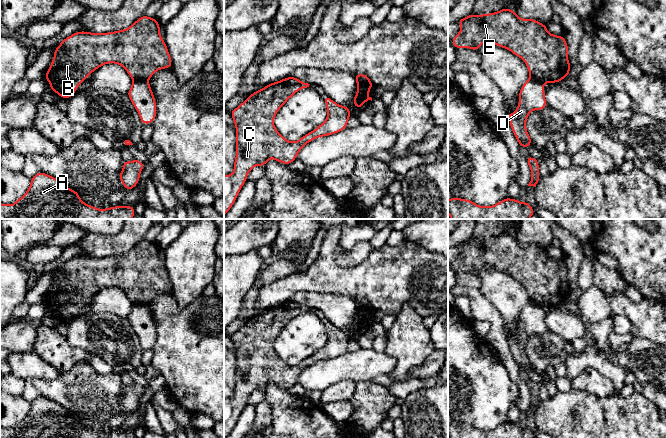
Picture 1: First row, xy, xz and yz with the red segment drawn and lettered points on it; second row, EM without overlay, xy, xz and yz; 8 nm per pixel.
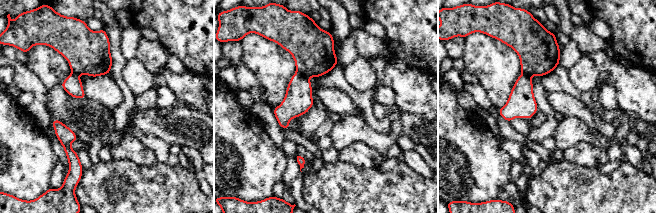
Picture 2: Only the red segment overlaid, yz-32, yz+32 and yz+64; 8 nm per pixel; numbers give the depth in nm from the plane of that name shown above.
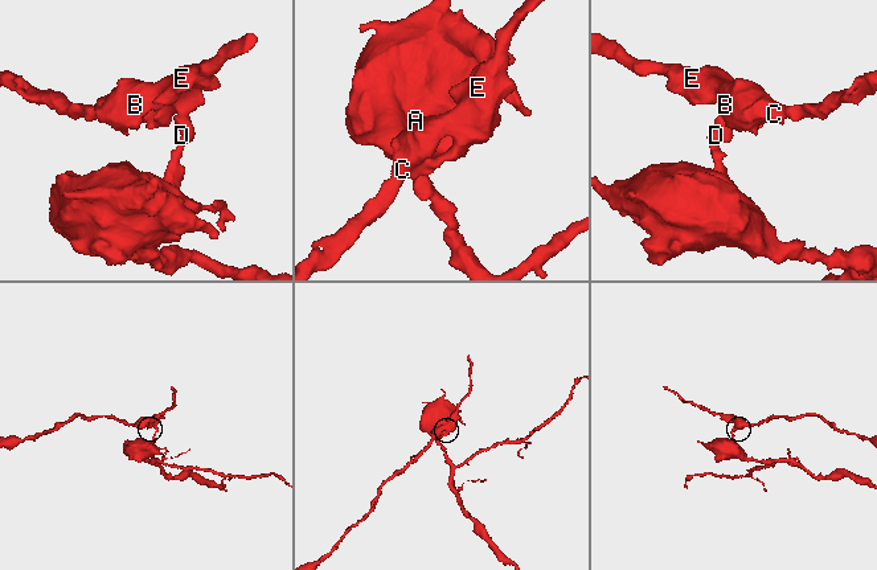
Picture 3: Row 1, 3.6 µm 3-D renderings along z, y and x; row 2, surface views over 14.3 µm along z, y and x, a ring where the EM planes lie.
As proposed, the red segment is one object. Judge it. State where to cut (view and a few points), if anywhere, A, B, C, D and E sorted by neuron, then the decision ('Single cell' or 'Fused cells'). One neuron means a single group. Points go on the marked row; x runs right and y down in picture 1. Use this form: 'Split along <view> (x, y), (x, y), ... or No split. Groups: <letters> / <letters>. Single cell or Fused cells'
Split along xy (133, 79), (145, 79), (147, 81). Groups: A D / B C E. Fused cells

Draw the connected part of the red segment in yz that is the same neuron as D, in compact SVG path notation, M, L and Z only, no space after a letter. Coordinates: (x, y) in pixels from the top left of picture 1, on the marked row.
M530 77L519 91L519 104L516 111L508 114L511 129L520 147L531 146L532 140L526 129L529 114L533 110L542 111L546 105L544 83Z

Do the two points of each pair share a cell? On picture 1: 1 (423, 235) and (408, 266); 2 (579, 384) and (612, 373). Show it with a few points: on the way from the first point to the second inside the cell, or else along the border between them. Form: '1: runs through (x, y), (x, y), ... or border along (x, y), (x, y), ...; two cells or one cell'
1: border along (406, 239), (416, 242), (426, 250), (437, 254); two cells
2: border along (581, 372), (596, 369), (616, 390); two cells

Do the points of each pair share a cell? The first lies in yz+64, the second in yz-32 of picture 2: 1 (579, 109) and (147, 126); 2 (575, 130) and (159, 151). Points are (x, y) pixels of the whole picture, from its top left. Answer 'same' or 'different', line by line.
1: different
2: same

